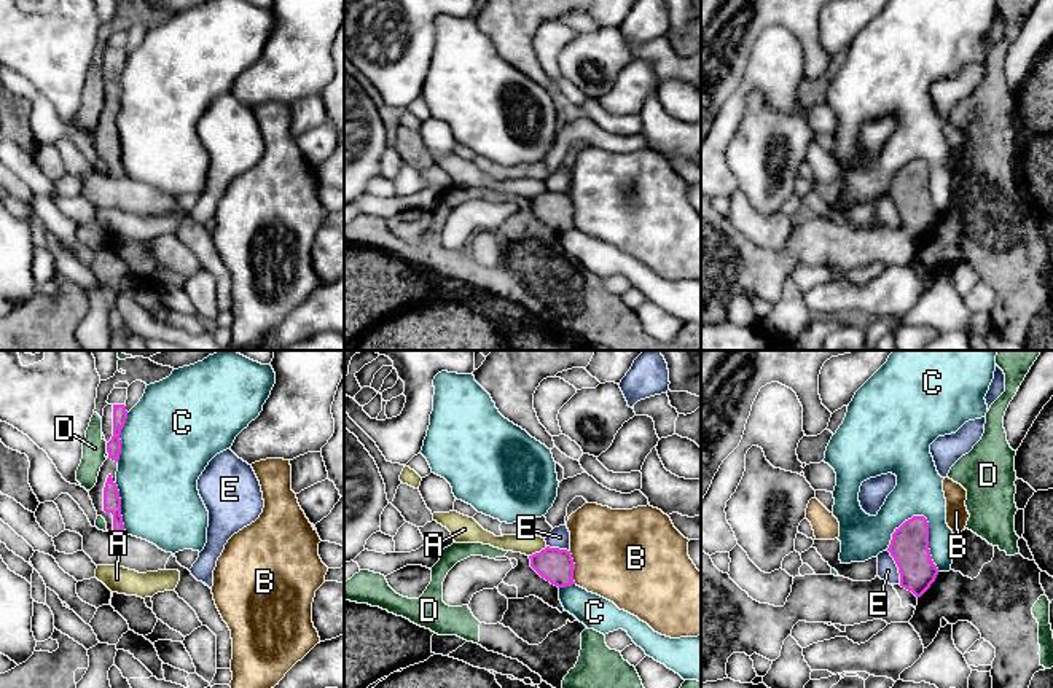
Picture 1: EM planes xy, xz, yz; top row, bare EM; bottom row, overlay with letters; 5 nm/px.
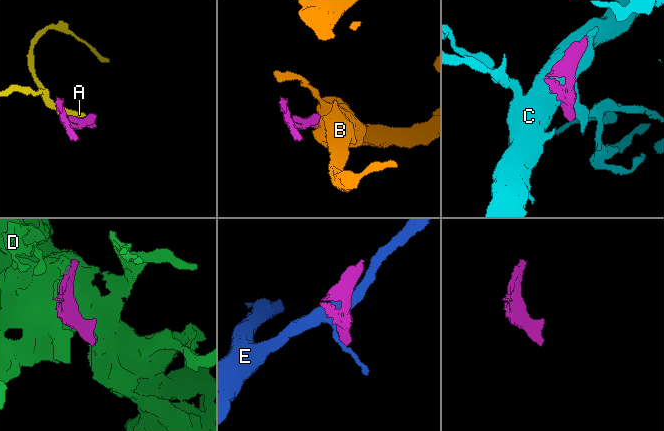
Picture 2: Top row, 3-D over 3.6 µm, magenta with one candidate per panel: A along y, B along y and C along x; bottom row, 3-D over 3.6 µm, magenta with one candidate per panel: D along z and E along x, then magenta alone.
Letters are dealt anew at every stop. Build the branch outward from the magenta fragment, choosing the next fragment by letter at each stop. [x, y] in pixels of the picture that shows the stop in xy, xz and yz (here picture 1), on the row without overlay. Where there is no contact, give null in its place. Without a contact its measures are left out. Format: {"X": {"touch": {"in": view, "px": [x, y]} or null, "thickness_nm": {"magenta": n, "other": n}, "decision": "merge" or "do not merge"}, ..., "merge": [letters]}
{"A": {"touch": {"in": "xz", "px": [537, 196]}, "thickness_nm": {"magenta": 180, "other": 100}, "decision": "do not merge"}, "B": {"touch": {"in": "xz", "px": [574, 211]}, "thickness_nm": {"magenta": 180, "other": 460}, "decision": "do not merge"}, "C": {"touch": {"in": "yz", "px": [927, 182]}, "thickness_nm": {"magenta": 190, "other": 240}, "decision": "do not merge"}, "D": {"touch": {"in": "xy", "px": [107, 91]}, "thickness_nm": {"magenta": 80, "other": 120}, "decision": "do not merge"}, "E": {"touch": {"in": "yz", "px": [897, 209]}, "thickness_nm": {"magenta": 190, "other": 110}, "decision": "do not merge"}, "merge": []}

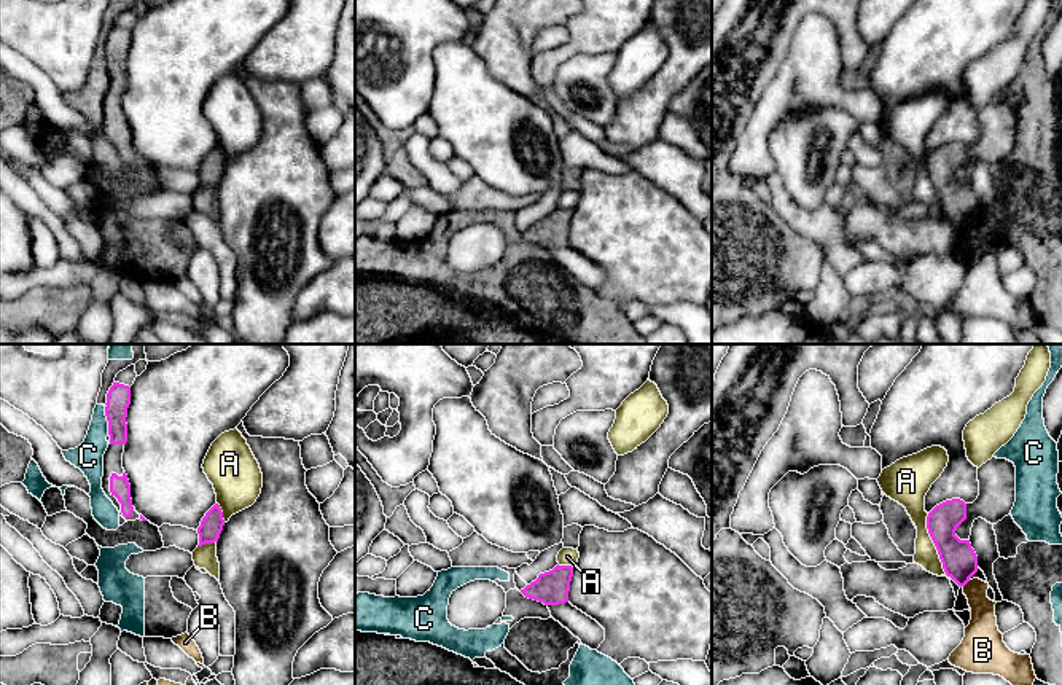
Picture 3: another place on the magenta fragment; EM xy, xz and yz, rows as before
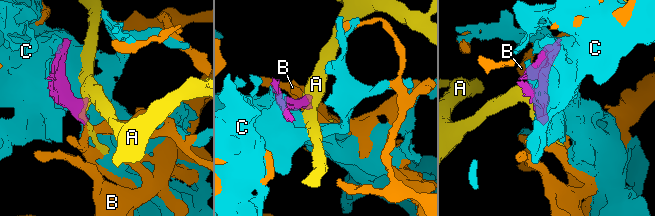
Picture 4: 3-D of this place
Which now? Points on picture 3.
{"A": {"touch": {"in": "yz", "px": [933, 185]}, "thickness_nm": {"magenta": 180, "other": 130}, "decision": "do not merge"}, "B": {"touch": {"in": "yz", "px": [967, 225]}, "thickness_nm": {"magenta": 180, "other": 150}, "decision": "do not merge"}, "C": {"touch": {"in": "xy", "px": [107, 62]}, "thickness_nm": {"magenta": 130, "other": 150}, "decision": "do not merge"}, "merge": []}

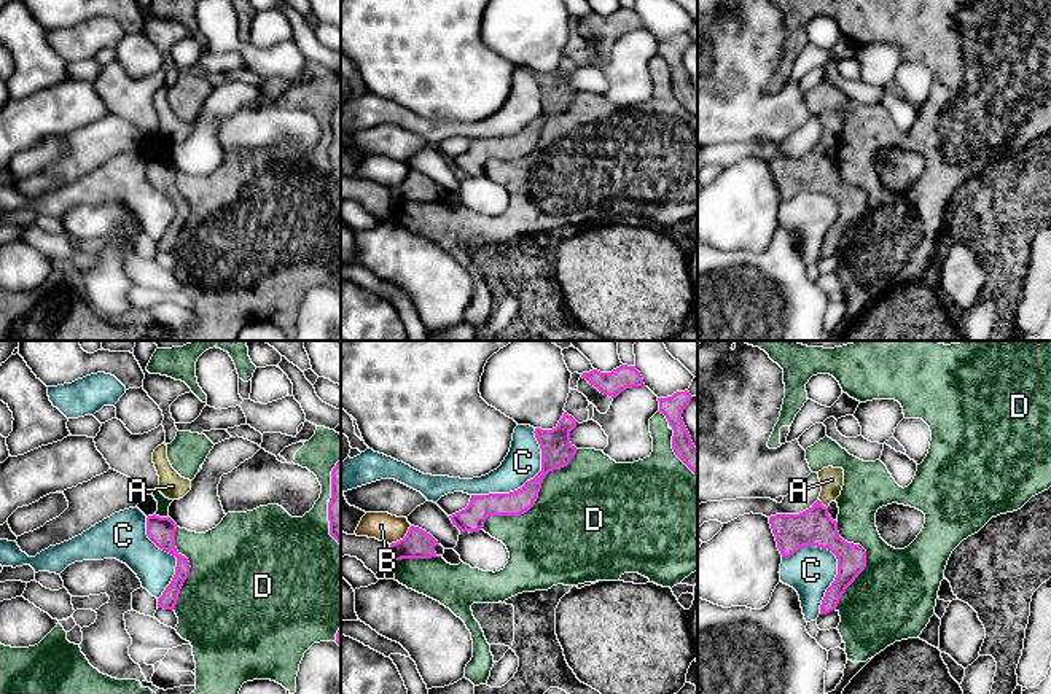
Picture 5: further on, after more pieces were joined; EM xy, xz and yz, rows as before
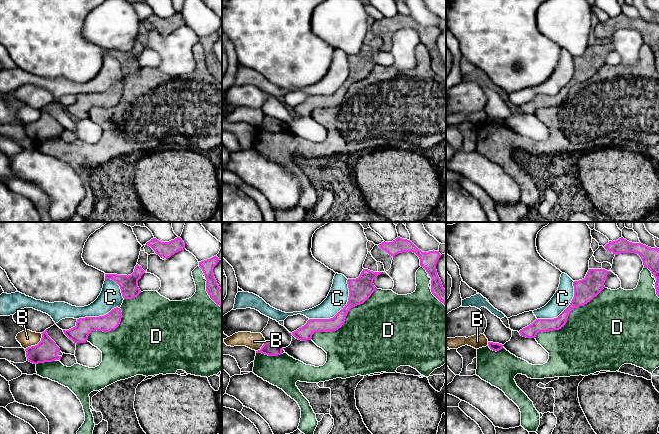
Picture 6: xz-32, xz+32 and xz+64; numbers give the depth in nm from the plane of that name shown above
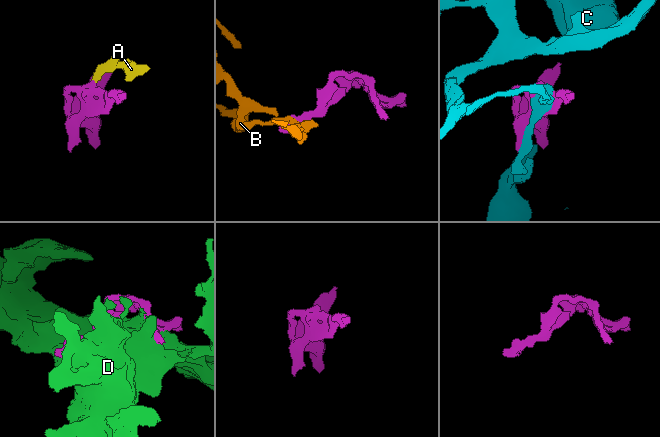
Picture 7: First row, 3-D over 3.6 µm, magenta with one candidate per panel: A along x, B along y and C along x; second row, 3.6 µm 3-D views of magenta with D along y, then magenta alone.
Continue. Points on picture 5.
{"A": {"touch": {"in": "yz", "px": [820, 147]}, "thickness_nm": {"magenta": 190, "other": 120}, "decision": "merge"}, "B": {"touch": {"in": "xz", "px": [403, 182]}, "thickness_nm": {"magenta": 150, "other": 140}, "decision": "do not merge"}, "C": {"touch": {"in": "xz", "px": [527, 124]}, "thickness_nm": {"magenta": 160, "other": 180}, "decision": "do not merge"}, "D": {"touch": {"in": "xz", "px": [535, 144]}, "thickness_nm": {"magenta": 140, "other": 500}, "decision": "do not merge"}, "merge": ["A"]}

